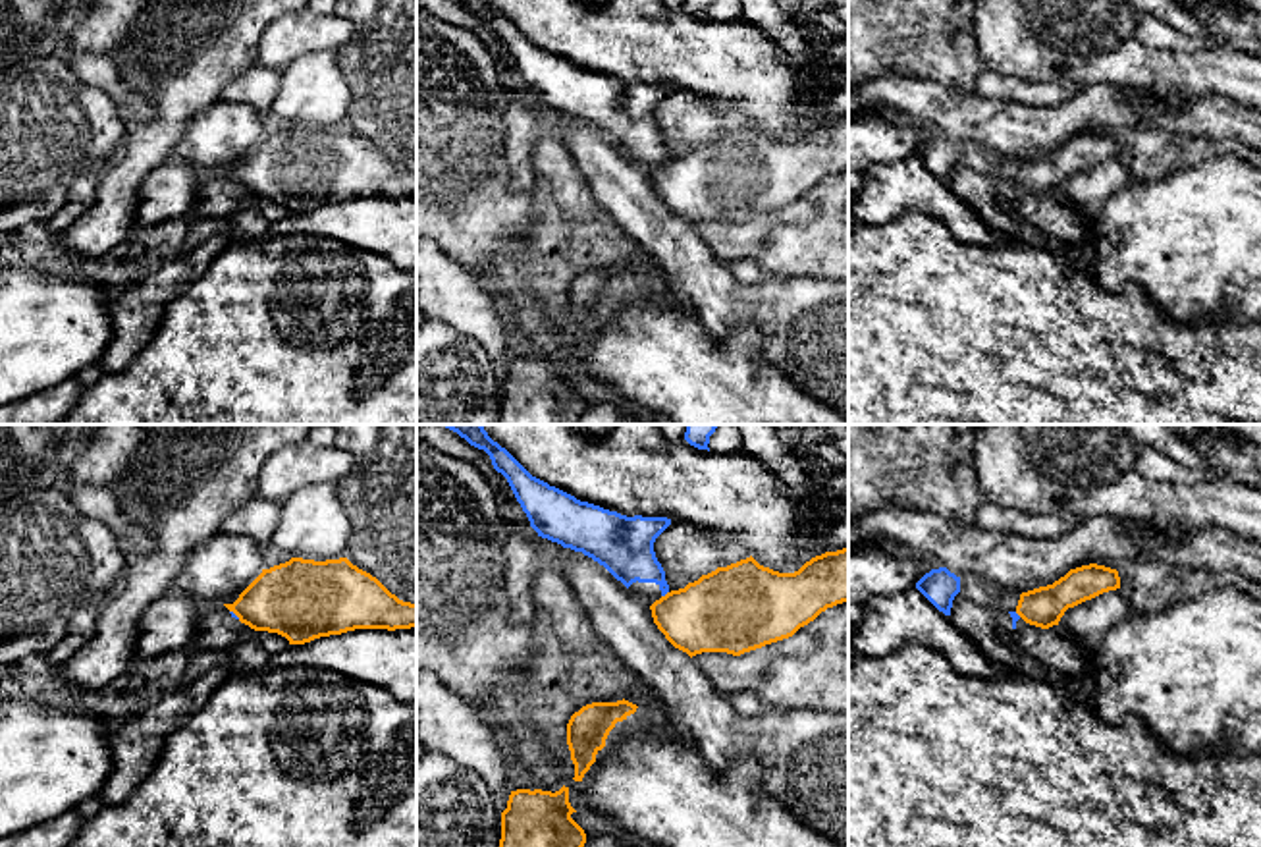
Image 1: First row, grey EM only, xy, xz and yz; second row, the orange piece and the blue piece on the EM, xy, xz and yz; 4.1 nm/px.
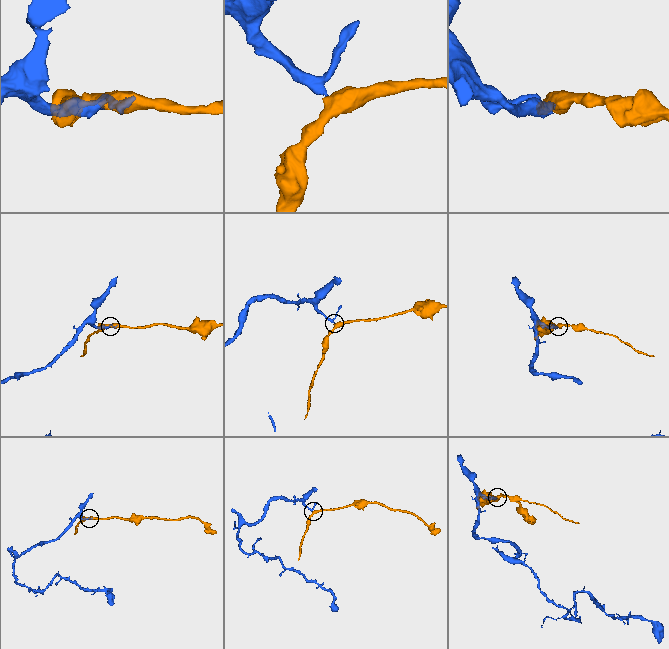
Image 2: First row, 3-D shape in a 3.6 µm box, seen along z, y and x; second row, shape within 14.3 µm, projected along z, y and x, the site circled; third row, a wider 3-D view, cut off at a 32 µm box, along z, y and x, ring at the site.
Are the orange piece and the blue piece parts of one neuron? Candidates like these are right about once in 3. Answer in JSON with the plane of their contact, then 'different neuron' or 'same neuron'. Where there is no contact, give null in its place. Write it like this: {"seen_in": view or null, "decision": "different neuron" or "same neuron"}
{"seen_in": "xz", "decision": "different neuron"}

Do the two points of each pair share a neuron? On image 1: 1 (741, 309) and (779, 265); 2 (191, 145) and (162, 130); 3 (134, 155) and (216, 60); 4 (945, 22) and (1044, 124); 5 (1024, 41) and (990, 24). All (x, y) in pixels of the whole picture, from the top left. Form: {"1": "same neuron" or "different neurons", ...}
{"1": "different neurons", "2": "different neurons", "3": "same neuron", "4": "different neurons", "5": "same neuron"}

